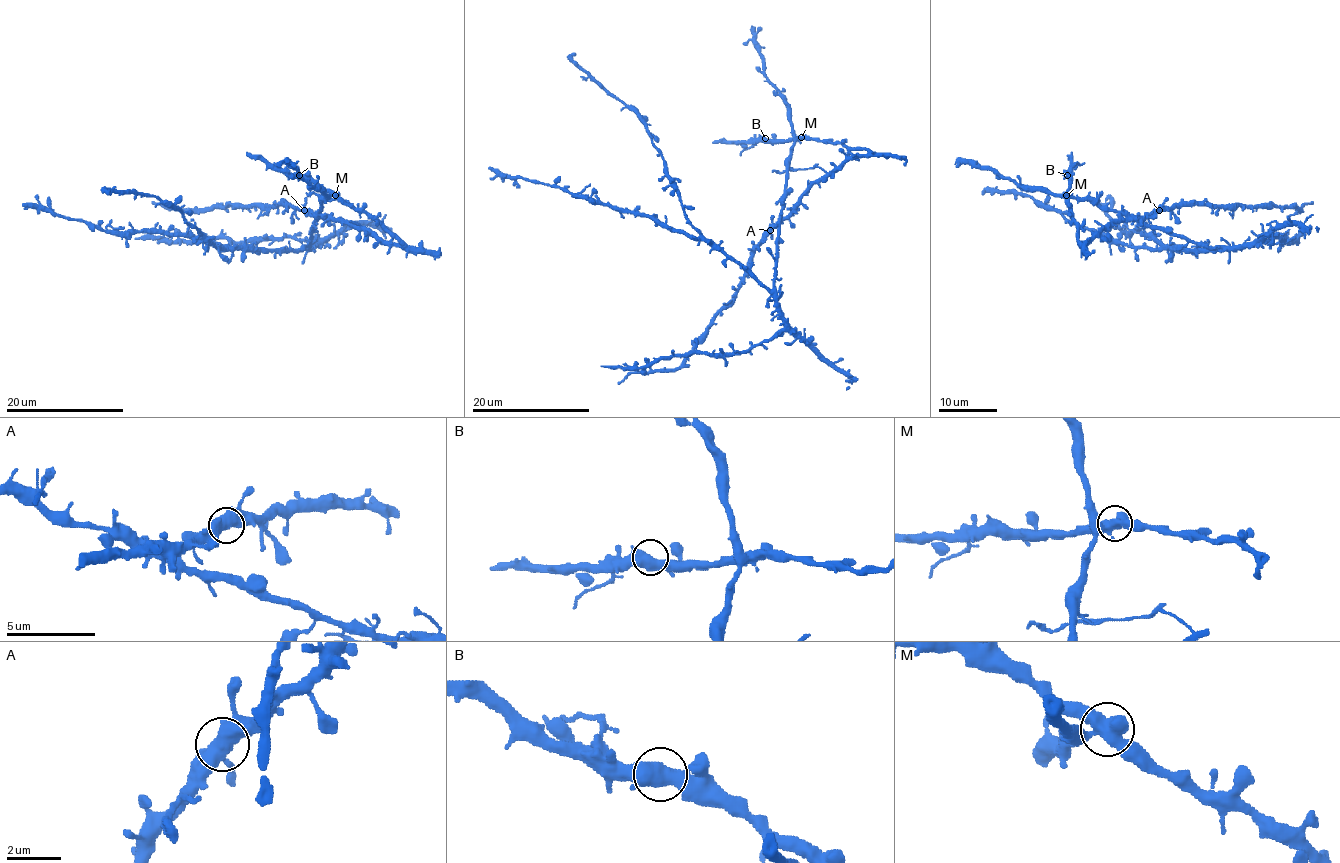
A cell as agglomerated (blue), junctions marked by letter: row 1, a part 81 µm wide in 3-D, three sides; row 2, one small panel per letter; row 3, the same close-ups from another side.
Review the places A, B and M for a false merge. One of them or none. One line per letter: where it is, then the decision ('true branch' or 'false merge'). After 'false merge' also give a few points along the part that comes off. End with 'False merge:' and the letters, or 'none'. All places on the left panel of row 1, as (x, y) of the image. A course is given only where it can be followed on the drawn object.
A: at (304, 210); true branch
B: at (299, 175); true branch
M: at (335, 195); false merge; foreign part runs (334, 194), (323, 202), (306, 247), (223, 249), (193, 228), (179, 210), (154, 196), (105, 191), (110, 190)
False merge: M

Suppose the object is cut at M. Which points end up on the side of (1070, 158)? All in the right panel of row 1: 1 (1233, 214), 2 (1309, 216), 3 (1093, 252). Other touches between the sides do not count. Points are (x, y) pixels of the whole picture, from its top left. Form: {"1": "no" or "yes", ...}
{"1": "yes", "2": "no", "3": "yes"}

